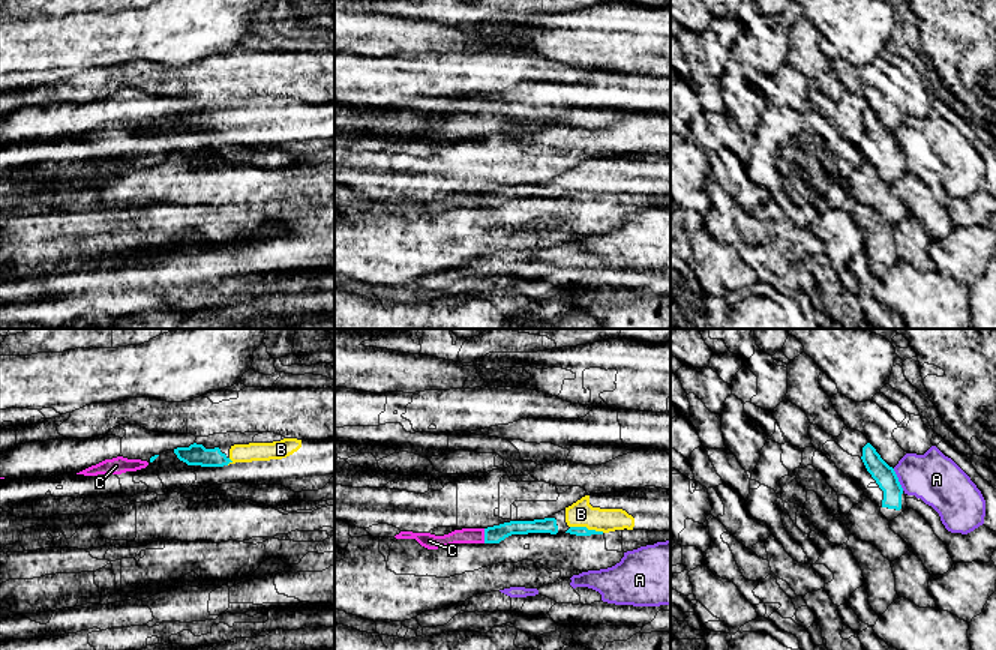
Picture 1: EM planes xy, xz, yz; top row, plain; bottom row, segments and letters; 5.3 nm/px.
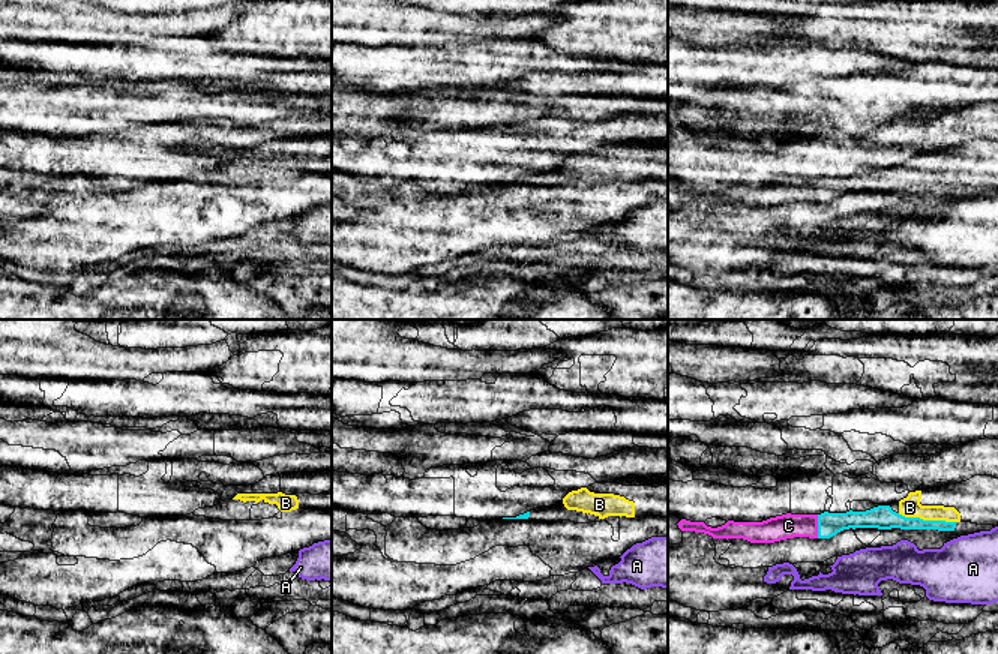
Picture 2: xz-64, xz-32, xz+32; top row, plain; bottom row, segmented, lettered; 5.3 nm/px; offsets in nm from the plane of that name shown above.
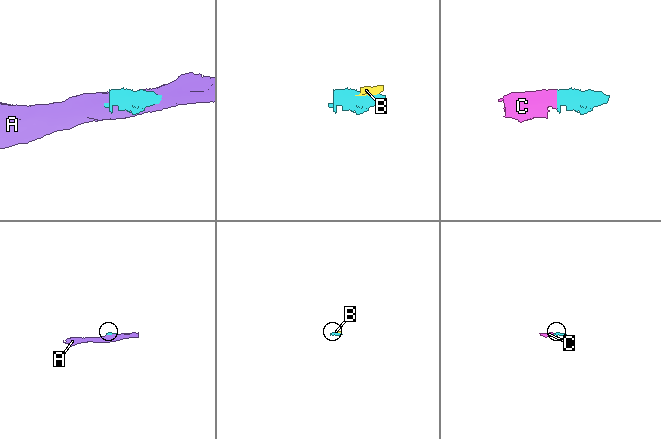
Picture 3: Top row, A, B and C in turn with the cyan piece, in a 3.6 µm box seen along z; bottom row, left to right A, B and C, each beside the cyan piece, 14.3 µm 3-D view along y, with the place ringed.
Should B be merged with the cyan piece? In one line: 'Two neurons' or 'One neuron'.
One neuron

